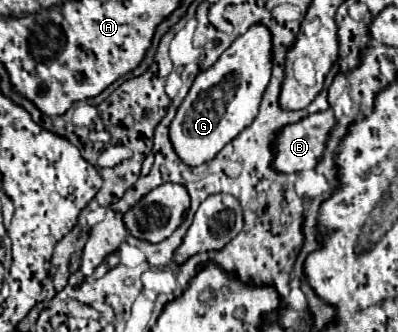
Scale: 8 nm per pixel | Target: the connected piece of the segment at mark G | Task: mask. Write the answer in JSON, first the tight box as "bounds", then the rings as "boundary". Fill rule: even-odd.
{"bounds":[169,25,273,167],"boundary":[[[253,25],[245,35],[237,37],[209,69],[195,77],[187,97],[179,105],[177,115],[169,125],[171,145],[185,165],[197,167],[211,161],[241,133],[241,129],[251,125],[253,117],[257,117],[261,93],[269,83],[269,57],[273,57],[269,31],[263,25]]]}

